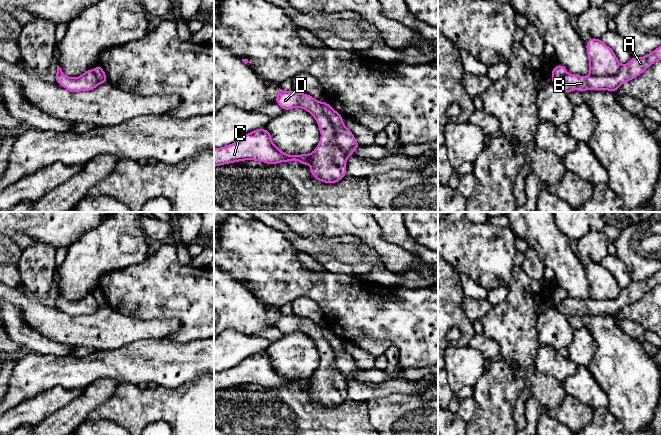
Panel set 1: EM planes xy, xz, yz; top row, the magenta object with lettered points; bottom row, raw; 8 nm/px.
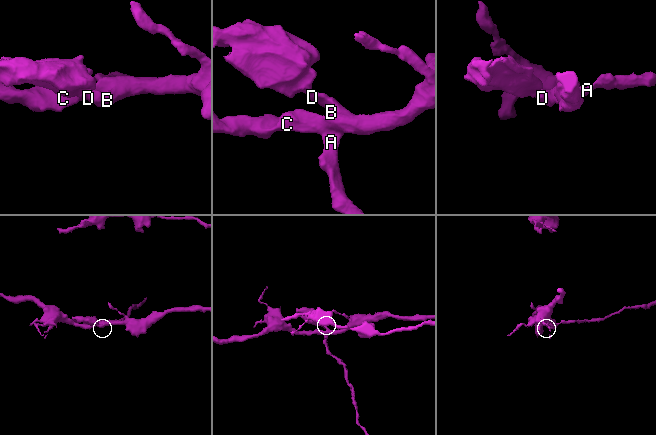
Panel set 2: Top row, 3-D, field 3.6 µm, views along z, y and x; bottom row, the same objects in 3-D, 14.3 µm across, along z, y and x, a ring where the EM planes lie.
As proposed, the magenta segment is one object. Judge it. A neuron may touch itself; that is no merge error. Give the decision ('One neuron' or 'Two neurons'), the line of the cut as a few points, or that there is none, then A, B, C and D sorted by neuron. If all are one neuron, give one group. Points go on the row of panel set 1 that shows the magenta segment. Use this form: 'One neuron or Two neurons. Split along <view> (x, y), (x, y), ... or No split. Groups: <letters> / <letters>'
Two neurons. Split along xz (322, 102), (322, 110), (333, 129), (334, 143), (346, 158). Groups: A B D / C

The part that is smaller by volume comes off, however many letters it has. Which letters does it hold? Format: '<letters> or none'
A, B, D

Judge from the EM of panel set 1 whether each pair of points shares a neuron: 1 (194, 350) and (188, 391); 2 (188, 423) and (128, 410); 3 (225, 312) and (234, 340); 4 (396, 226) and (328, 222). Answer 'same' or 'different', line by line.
1: different
2: same
3: different
4: different

